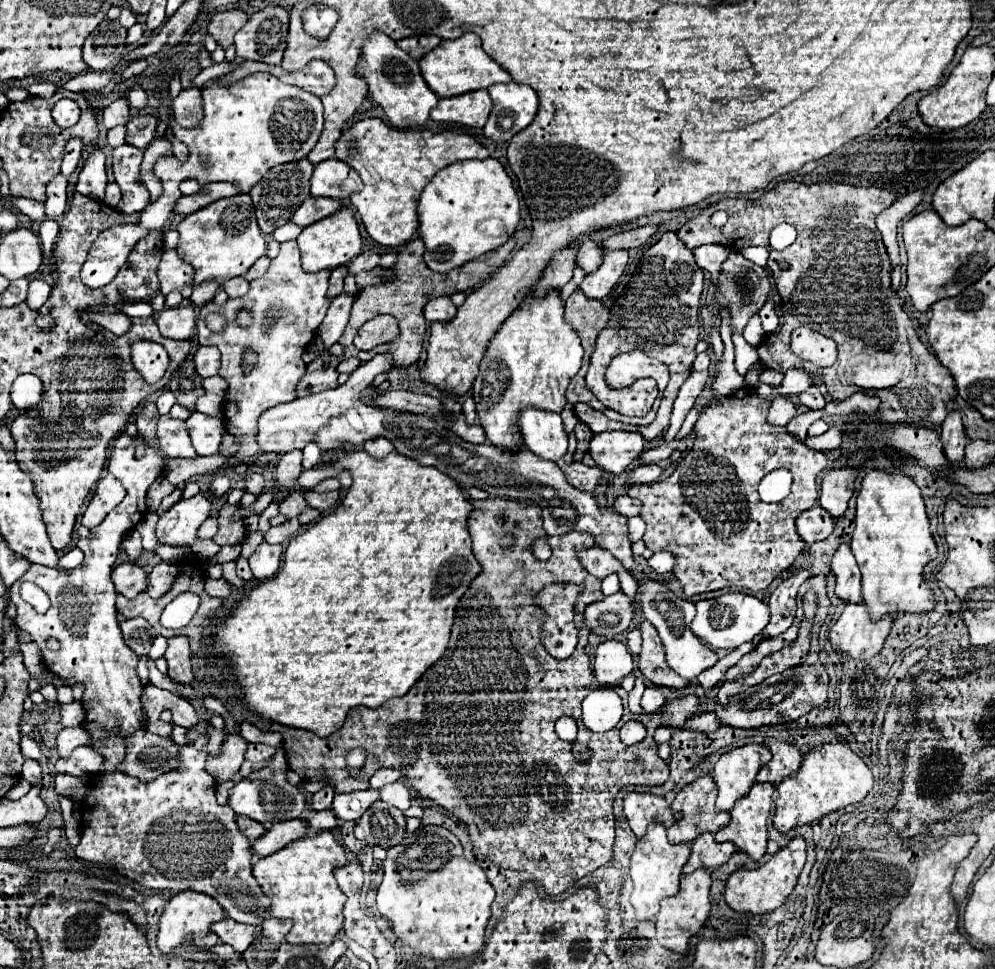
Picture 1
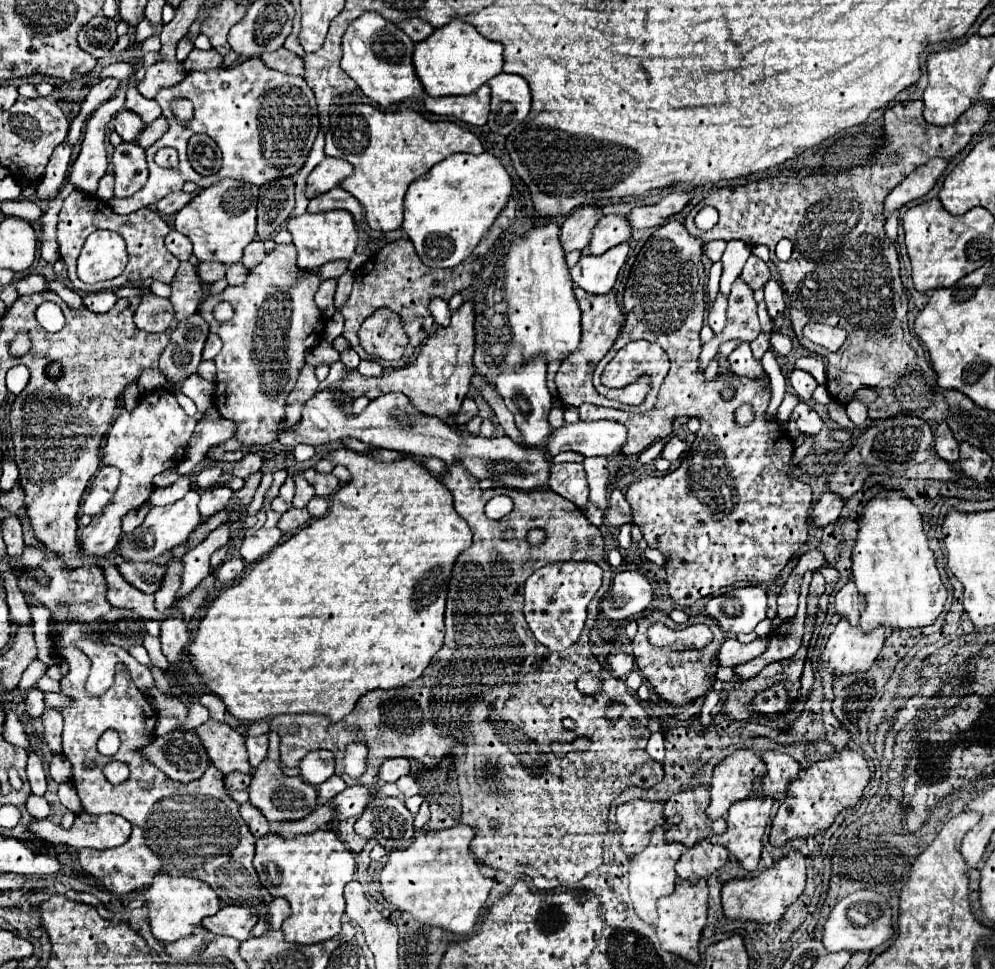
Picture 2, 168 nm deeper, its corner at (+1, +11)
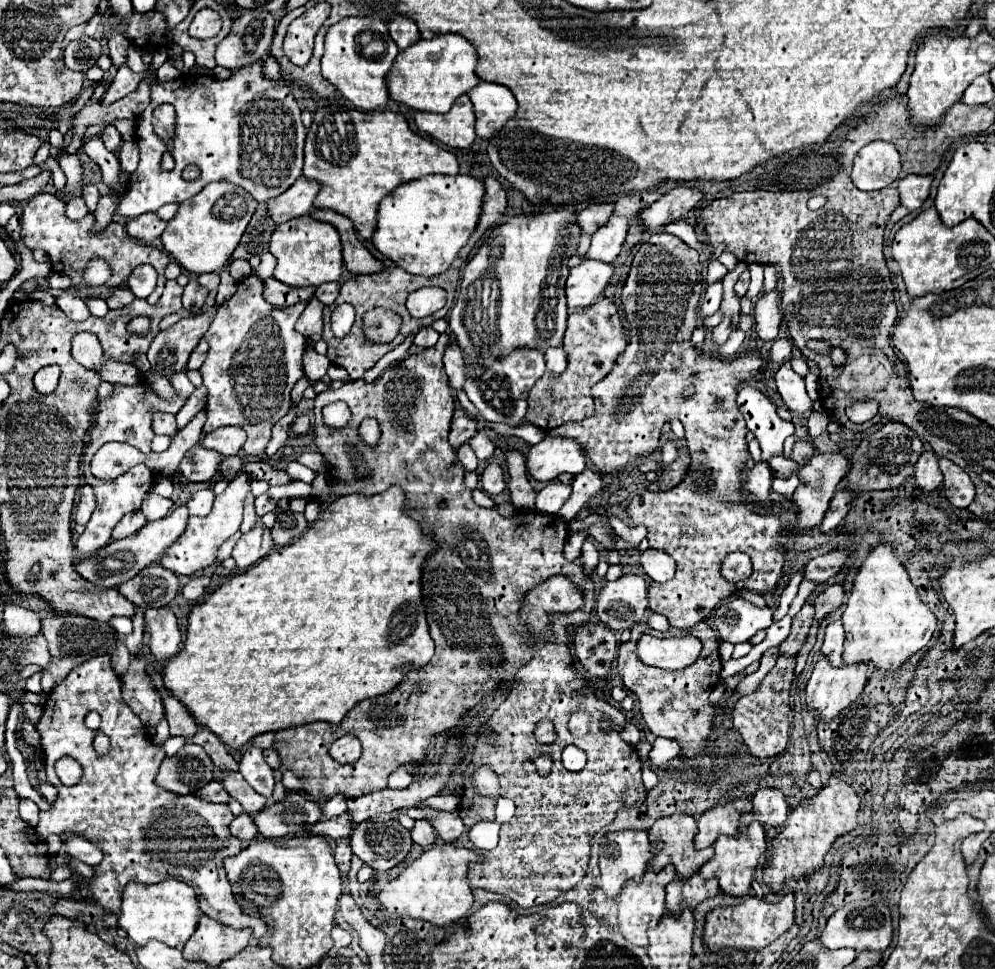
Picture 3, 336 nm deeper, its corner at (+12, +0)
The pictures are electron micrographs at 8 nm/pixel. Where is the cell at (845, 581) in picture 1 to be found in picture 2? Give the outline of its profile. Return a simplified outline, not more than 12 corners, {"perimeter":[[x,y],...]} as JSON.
{"perimeter":[[853,578],[837,592],[835,608],[859,626],[859,594]]}

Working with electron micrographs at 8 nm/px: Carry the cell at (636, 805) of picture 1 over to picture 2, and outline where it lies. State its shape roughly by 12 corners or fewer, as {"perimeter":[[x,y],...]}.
{"perimeter":[[627,802],[617,808],[621,848],[633,858],[657,826],[669,828],[663,806]]}

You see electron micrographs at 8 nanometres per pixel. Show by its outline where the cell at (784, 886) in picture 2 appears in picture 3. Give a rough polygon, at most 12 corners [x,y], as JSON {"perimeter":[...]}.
{"perimeter":[[794,893],[706,913],[710,951],[762,949],[794,921]]}

